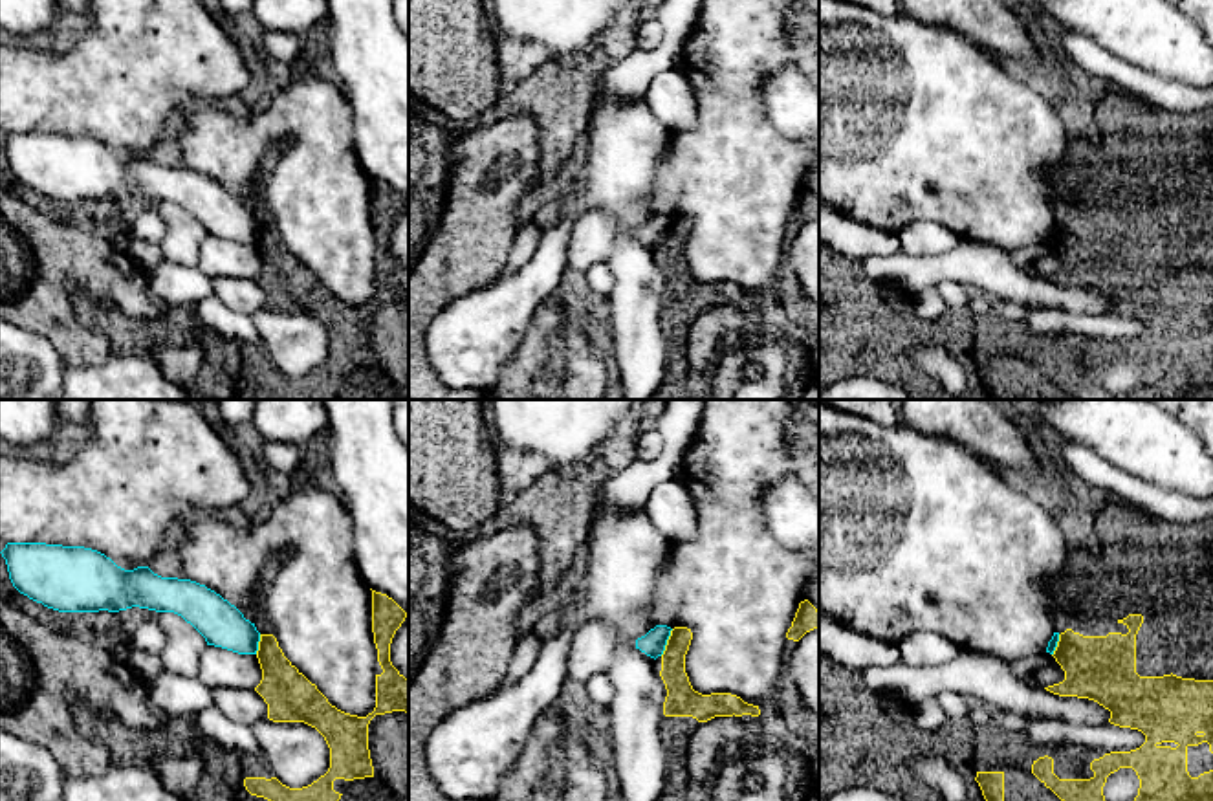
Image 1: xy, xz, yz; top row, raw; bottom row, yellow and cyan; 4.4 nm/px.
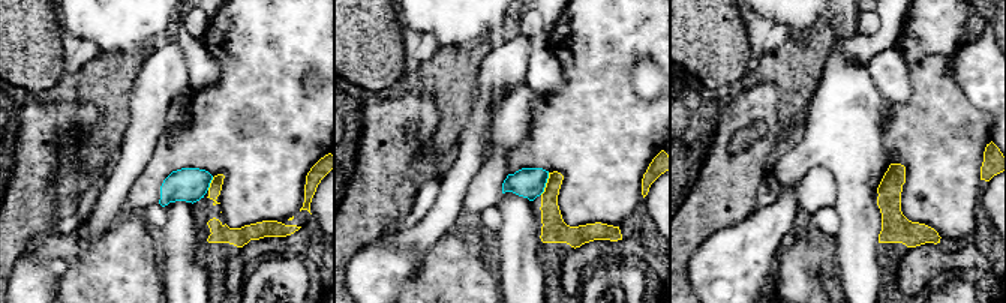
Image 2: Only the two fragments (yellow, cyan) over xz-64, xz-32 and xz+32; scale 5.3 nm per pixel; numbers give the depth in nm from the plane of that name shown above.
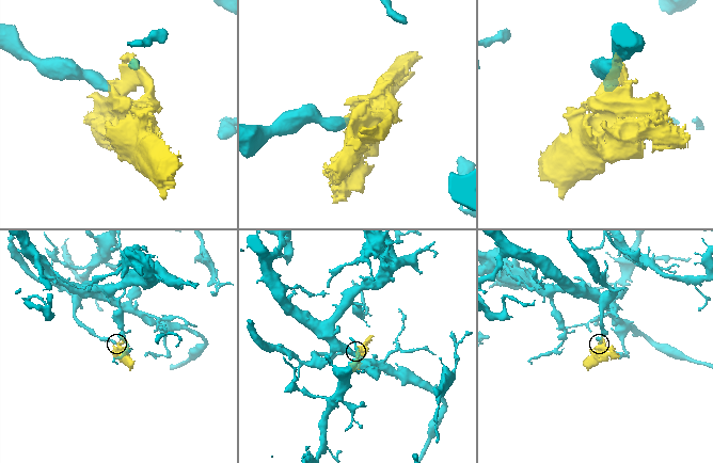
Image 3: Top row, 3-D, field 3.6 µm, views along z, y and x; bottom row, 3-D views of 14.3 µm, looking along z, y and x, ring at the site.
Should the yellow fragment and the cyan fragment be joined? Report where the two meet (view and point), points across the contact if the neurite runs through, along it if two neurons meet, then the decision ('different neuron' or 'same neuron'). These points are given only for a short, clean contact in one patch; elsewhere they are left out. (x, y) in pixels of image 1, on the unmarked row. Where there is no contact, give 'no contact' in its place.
meets yellow in xz at (667, 231); border along xz (673, 219), (660, 244); different neuron

